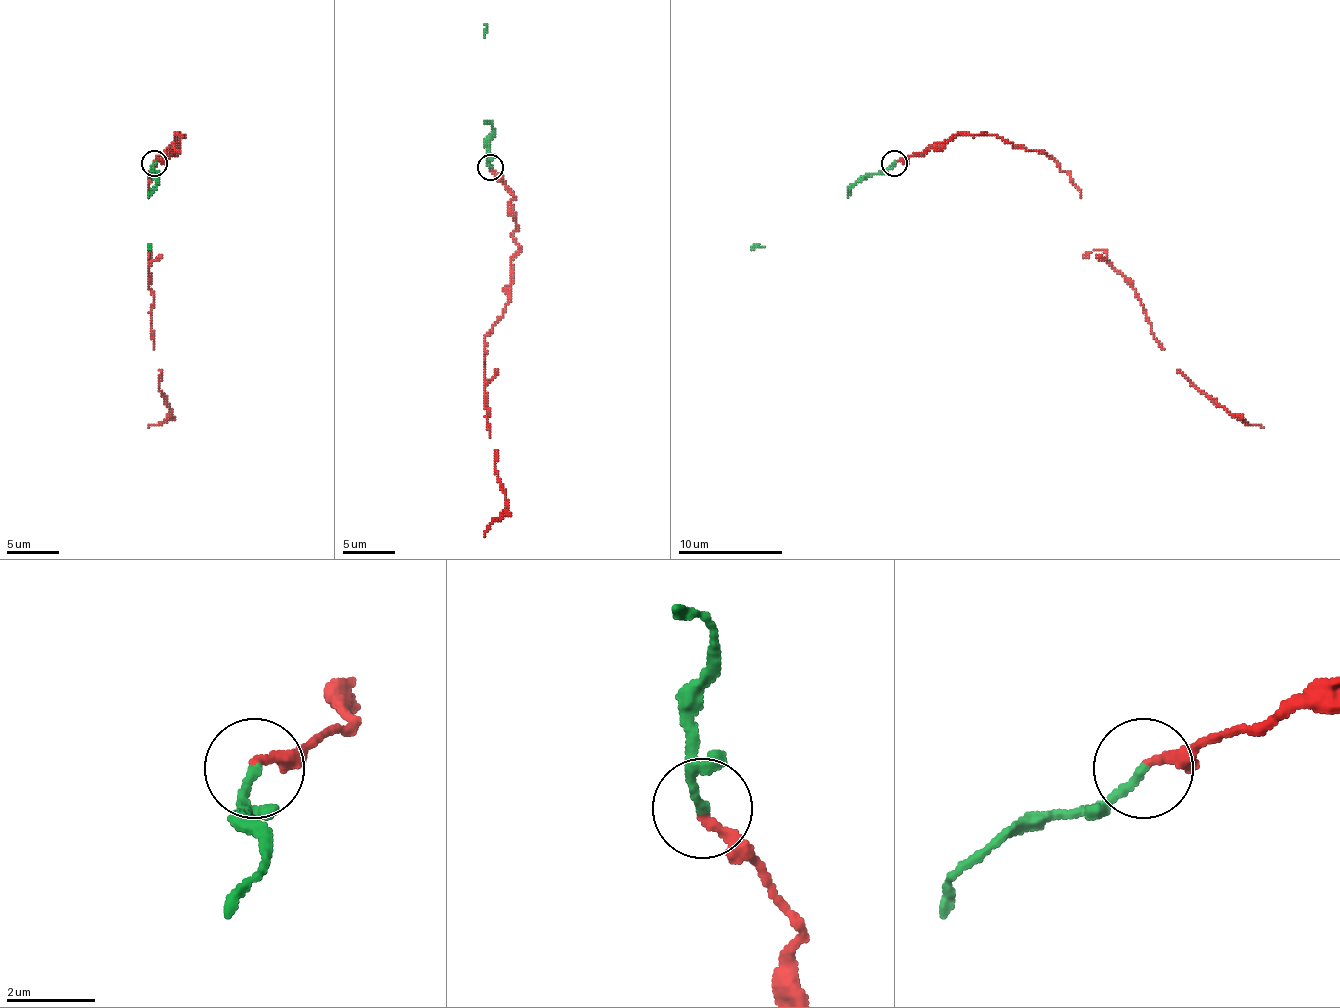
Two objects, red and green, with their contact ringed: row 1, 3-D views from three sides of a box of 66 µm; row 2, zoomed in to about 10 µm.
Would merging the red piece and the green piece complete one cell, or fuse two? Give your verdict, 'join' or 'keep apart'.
join

